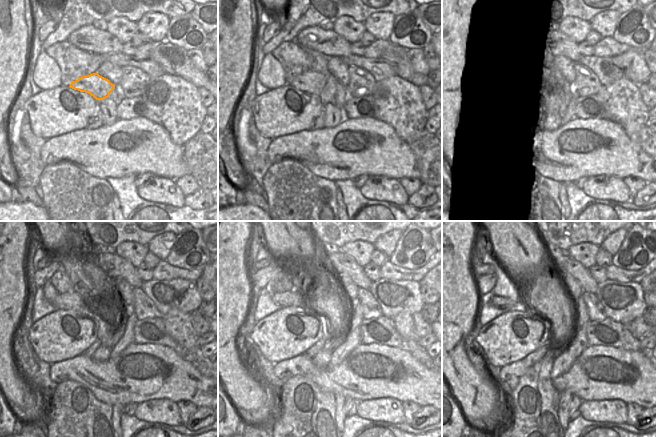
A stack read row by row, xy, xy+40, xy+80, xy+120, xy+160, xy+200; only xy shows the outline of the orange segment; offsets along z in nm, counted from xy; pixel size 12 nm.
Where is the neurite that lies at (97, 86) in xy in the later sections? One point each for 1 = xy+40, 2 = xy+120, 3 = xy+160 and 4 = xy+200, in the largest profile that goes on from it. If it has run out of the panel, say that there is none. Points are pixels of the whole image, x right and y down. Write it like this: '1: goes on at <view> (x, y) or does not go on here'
1: goes on at xy+40 (312, 82)
2: goes on at xy+120 (73, 300)
3: goes on at xy+160 (294, 297)
4: goes on at xy+200 (499, 302)

